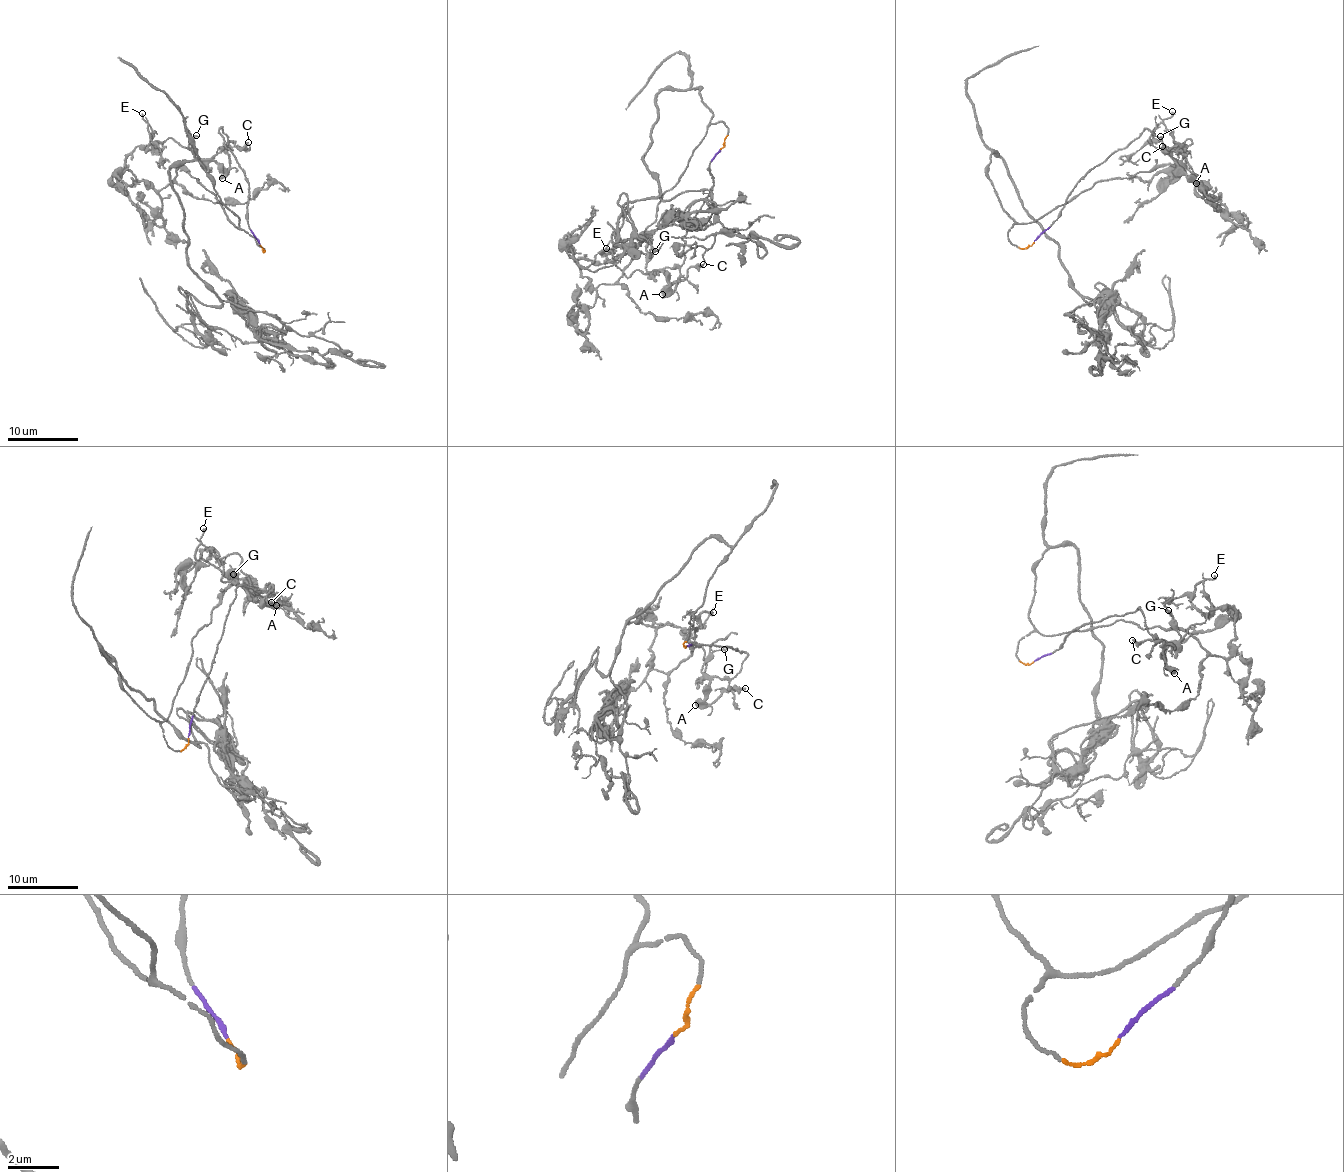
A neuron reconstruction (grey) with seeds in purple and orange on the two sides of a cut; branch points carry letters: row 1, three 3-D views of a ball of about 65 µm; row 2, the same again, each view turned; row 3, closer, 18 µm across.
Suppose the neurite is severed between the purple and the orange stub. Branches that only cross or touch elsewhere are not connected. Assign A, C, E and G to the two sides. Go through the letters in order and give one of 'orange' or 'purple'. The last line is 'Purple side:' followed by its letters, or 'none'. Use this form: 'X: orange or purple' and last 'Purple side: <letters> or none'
A: purple
C: purple
E: purple
G: purple
Purple side: A, C, E, G

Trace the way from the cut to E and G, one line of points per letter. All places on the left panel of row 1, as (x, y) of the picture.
E: (259, 243), (247, 223), (249, 182), (220, 127), (228, 142), (199, 158), (167, 139), (150, 143), (142, 113)
G: (259, 243), (247, 223), (249, 182), (224, 144), (220, 127), (228, 142), (209, 159), (194, 157), (196, 135)

